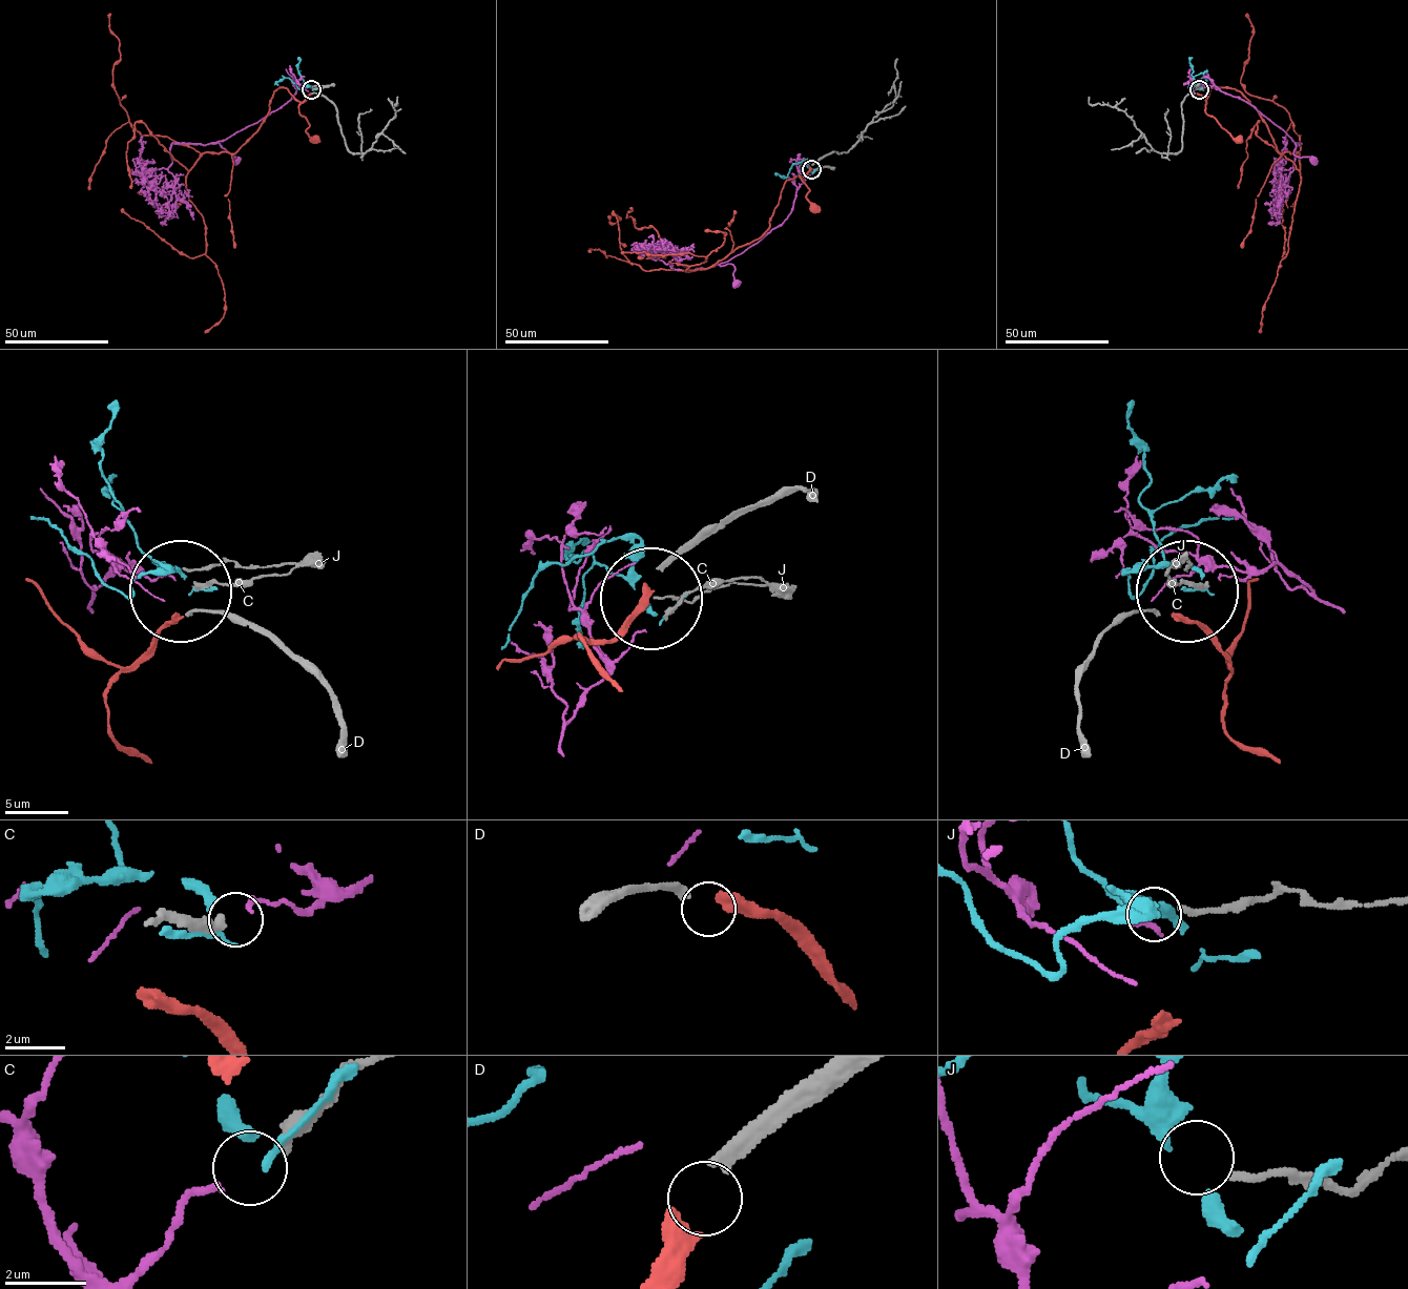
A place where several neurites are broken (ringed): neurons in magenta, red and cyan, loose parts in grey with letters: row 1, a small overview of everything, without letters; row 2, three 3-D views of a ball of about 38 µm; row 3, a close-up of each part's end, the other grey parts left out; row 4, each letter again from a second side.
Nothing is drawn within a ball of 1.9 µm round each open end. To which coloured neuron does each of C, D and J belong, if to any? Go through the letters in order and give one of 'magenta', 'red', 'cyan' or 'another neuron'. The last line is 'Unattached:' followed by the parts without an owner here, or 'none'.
C: magenta
D: red
J: another neuron
Unattached: J

